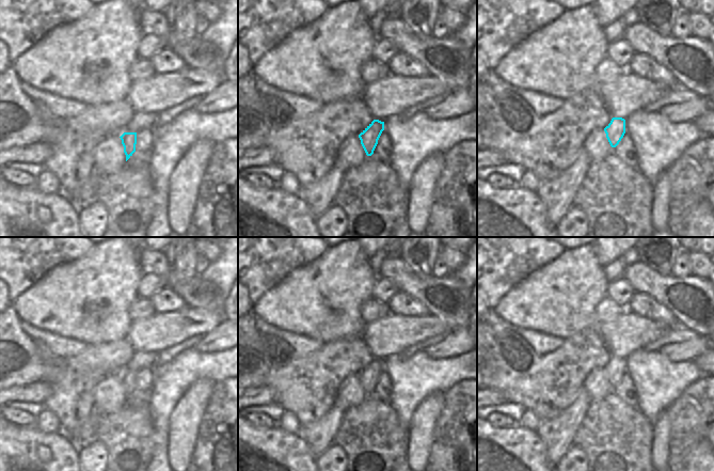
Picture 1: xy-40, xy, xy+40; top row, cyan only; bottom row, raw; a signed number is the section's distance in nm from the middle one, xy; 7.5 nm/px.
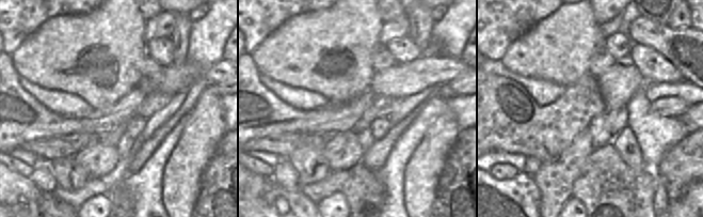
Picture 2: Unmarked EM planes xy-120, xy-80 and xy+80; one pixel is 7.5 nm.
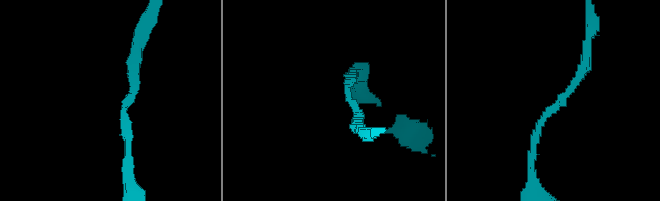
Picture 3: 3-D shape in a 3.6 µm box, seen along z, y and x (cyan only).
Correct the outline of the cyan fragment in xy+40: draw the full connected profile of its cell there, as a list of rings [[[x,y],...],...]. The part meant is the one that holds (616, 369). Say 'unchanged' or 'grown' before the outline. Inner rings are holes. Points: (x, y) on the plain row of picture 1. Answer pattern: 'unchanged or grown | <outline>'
unchanged | [[[613,357],[610,362],[604,367],[606,377],[612,387],[616,387],[625,373],[625,359]]]

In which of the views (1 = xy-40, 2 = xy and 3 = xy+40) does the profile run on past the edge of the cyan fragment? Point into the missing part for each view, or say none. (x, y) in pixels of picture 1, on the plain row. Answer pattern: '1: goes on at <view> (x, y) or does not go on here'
1: does not go on here
2: does not go on here
3: does not go on here

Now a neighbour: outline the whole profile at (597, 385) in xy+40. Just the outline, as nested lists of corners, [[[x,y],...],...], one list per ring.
[[[604,367],[592,370],[583,381],[583,388],[589,394],[591,402],[597,402],[613,391]]]

